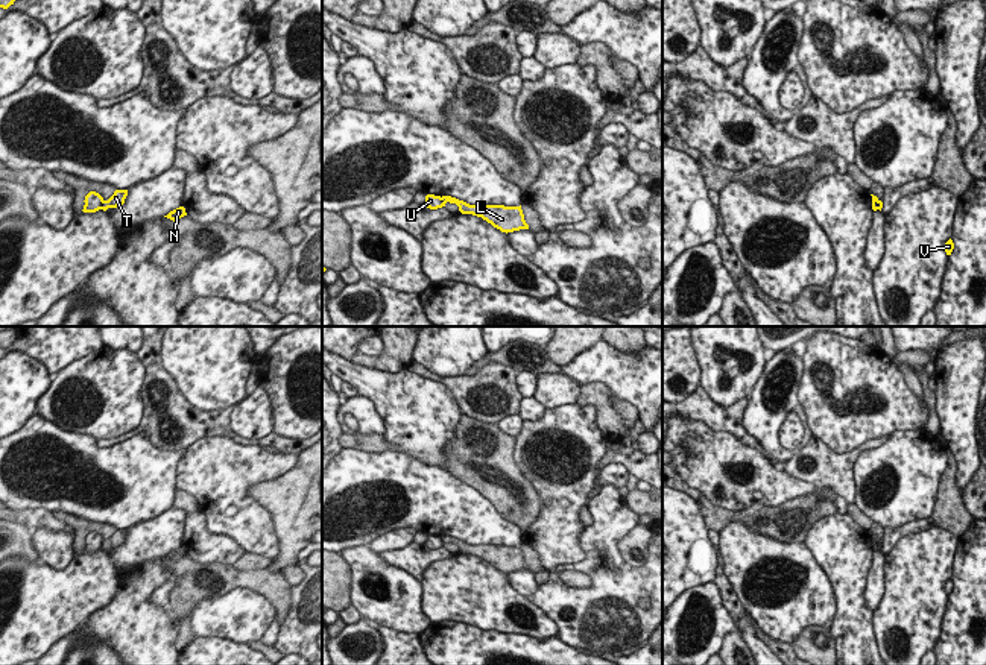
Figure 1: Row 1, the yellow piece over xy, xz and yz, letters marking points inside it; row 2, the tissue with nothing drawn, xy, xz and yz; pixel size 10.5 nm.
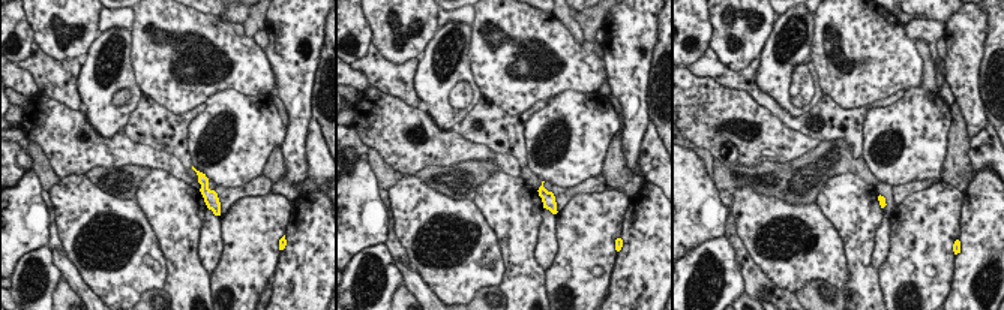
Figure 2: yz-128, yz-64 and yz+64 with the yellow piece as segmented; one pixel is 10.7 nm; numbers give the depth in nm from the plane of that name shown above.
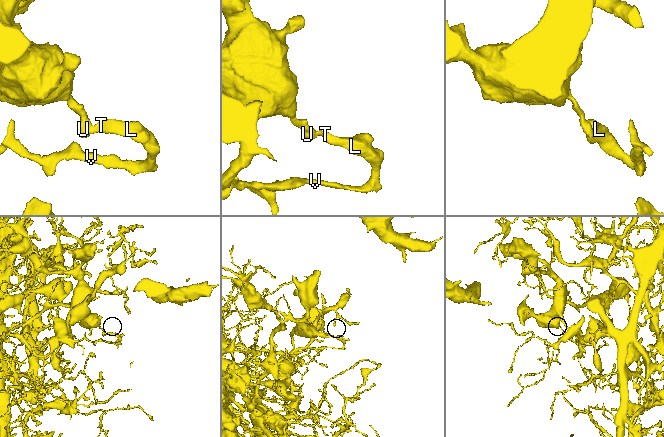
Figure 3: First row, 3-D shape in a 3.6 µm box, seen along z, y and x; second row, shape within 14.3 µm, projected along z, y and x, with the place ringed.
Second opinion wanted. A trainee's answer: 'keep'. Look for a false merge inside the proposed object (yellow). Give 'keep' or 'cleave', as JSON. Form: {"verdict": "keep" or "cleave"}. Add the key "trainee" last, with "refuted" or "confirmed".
{"verdict": "cleave", "trainee": "refuted"}

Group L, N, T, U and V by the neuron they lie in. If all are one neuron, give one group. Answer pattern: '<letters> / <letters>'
L N T V / U

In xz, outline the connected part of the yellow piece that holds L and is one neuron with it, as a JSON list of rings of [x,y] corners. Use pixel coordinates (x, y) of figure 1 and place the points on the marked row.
[[[442,196],[441,199],[444,203],[447,202],[456,203],[462,214],[472,214],[482,217],[501,232],[507,234],[520,229],[529,229],[529,225],[524,220],[521,205],[520,206],[469,205],[451,196]]]

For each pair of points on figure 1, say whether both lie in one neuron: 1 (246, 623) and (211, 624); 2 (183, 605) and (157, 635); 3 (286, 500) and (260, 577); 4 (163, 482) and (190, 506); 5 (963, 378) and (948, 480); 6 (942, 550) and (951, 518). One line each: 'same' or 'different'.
1: same
2: different
3: different
4: different
5: different
6: different

